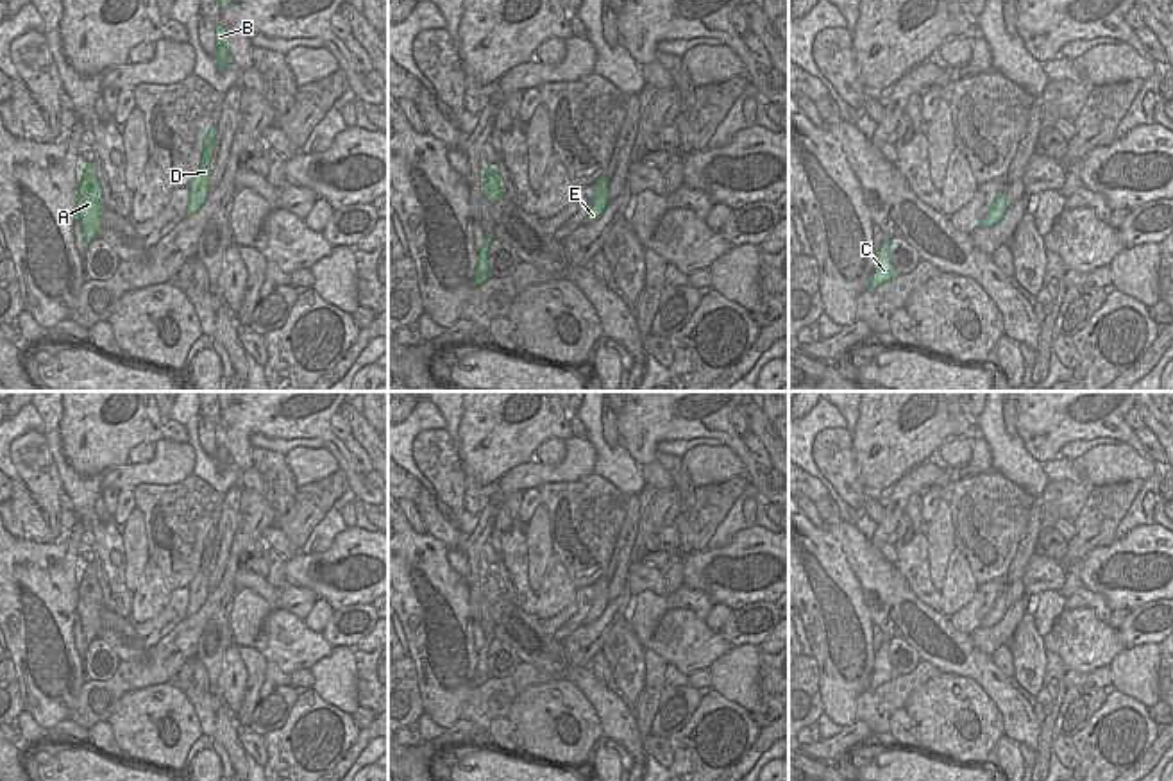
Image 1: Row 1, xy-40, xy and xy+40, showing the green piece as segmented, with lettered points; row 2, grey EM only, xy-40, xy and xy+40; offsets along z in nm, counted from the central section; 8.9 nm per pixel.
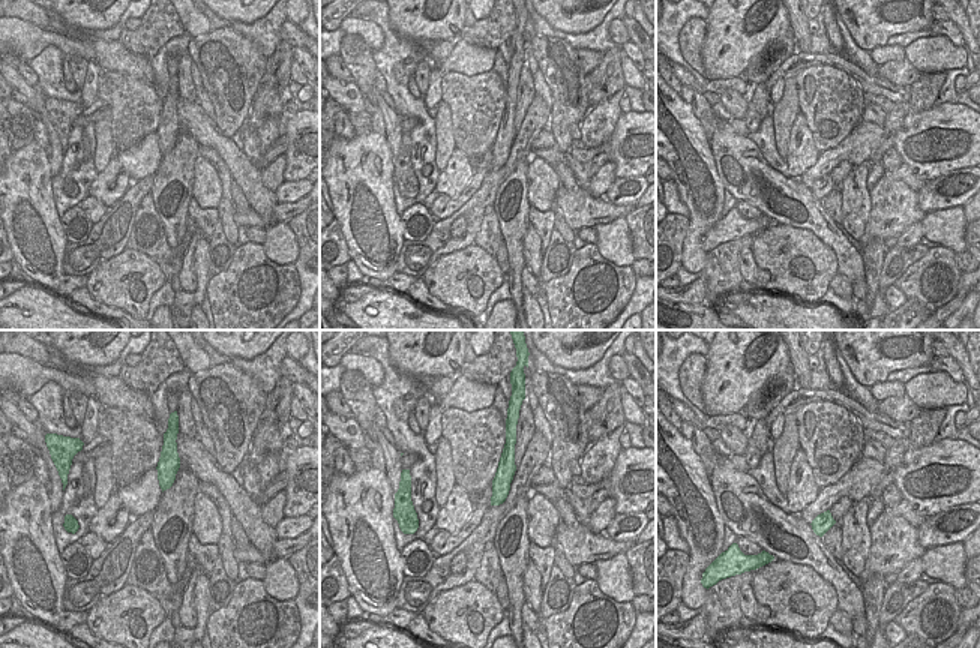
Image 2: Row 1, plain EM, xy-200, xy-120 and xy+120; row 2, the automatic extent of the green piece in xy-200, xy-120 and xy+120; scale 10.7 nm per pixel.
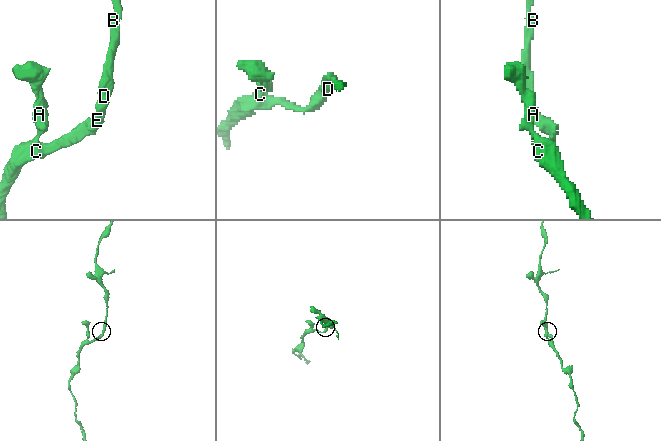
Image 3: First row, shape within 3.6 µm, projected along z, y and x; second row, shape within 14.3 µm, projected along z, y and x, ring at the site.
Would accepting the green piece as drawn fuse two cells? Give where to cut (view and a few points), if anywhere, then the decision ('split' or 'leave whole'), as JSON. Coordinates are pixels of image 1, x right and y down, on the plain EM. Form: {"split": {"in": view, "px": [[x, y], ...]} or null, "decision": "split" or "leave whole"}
{"split": null, "decision": "leave whole"}

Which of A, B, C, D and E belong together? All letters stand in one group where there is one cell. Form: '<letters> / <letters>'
A B C D E

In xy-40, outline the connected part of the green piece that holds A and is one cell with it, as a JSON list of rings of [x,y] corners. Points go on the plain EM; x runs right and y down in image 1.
[[[93,563],[82,567],[82,579],[77,588],[77,620],[82,626],[86,638],[86,651],[89,643],[98,638],[100,615],[105,608],[102,588],[97,579]]]

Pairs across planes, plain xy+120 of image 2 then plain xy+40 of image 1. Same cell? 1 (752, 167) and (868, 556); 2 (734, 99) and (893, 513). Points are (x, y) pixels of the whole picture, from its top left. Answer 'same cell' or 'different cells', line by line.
1: same cell
2: different cells

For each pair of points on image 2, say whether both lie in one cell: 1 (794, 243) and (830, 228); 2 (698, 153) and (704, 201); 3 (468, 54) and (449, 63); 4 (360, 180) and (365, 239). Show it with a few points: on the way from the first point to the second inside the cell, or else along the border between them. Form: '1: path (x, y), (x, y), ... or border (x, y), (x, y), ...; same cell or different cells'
1: border (781, 224), (811, 230), (832, 249), (838, 260); different cells
2: path (698, 165), (698, 185), (701, 189); same cell
3: path (464, 59), (453, 62); same cell
4: path (362, 195), (365, 224); same cell

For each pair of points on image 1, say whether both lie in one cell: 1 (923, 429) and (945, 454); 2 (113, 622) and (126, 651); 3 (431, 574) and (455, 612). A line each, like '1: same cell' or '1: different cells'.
1: different cells
2: same cell
3: same cell

